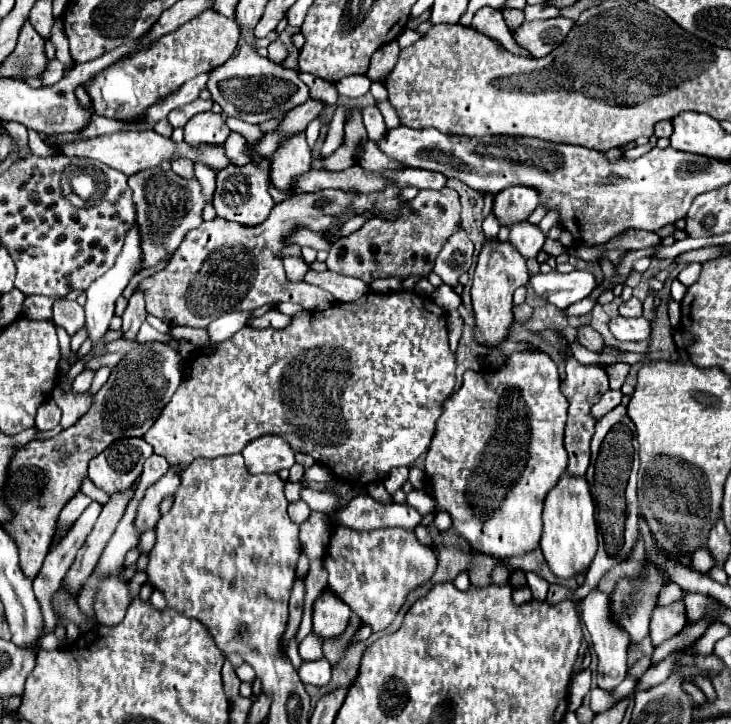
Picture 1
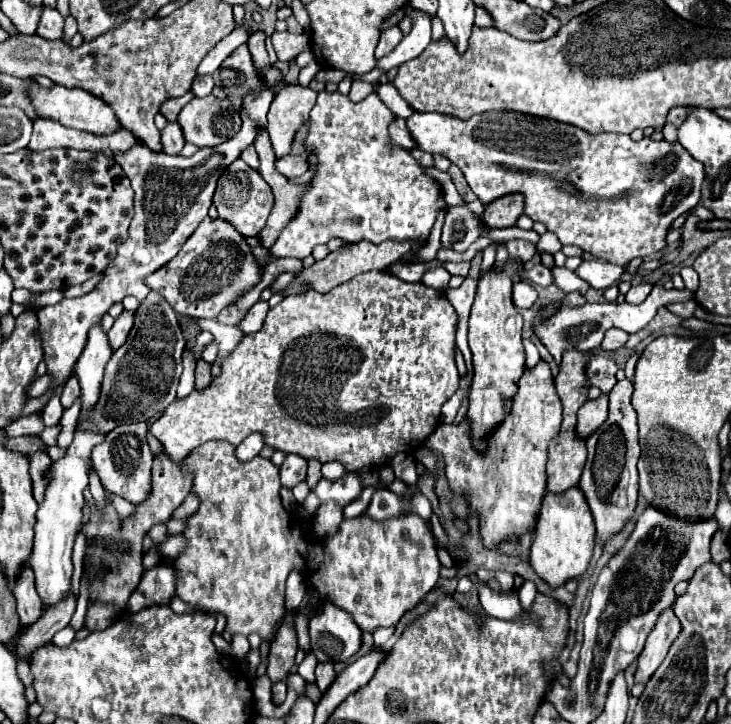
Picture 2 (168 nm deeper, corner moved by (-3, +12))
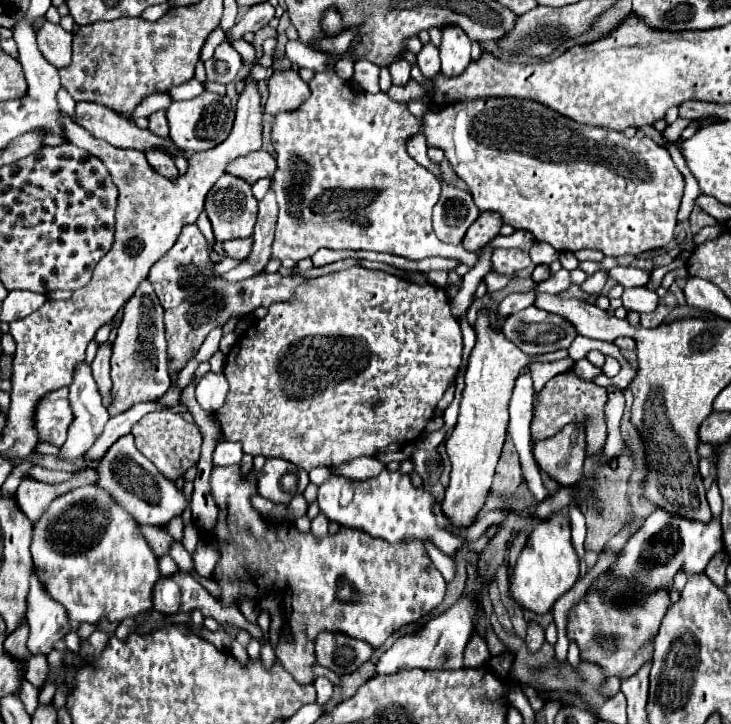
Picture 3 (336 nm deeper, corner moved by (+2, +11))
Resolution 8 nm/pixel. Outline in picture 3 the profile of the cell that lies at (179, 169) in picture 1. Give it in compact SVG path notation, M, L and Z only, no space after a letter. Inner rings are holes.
M161 109L159 113L153 113L149 117L149 129L159 135L159 137L169 137L169 125L167 125L167 119L165 119L165 111Z

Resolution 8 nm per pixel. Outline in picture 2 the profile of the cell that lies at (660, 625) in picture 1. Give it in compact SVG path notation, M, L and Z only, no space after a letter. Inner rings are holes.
M670 606L660 614L660 620L656 620L656 628L652 628L652 632L648 634L644 650L638 658L636 682L648 682L648 678L662 664L670 644L676 640L678 634L680 634L680 622L676 620L674 608Z

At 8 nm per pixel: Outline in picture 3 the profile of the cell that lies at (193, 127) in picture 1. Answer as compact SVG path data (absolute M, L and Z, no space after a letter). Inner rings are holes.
M203 91L199 97L191 101L177 101L167 107L167 121L169 121L169 137L177 147L181 147L187 153L207 151L215 145L223 143L233 127L233 107L229 103L229 97L221 97L211 91Z

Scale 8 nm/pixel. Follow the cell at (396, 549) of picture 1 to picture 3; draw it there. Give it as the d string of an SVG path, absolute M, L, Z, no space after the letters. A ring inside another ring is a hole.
M229 465L221 469L215 467L211 473L211 489L219 505L219 519L211 535L213 543L221 551L221 559L213 571L213 579L221 589L219 601L225 607L233 607L241 595L257 600L264 596L268 587L283 590L287 617L285 631L291 635L291 641L279 639L275 655L301 685L309 685L315 681L313 645L319 633L337 631L355 639L363 639L373 647L381 647L391 633L431 613L435 607L441 605L445 597L445 581L431 563L425 547L419 545L419 541L389 545L383 539L373 539L357 529L339 529L339 533L335 535L315 537L313 533L299 533L293 523L281 523L275 529L273 525L265 523L263 517L251 507L249 499L257 493L255 471L251 471L249 477L243 479L239 465Z

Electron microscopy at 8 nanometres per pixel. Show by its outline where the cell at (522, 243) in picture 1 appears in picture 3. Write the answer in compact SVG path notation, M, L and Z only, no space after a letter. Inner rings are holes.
M495 249L491 255L493 271L499 275L511 275L531 265L529 253L521 249Z

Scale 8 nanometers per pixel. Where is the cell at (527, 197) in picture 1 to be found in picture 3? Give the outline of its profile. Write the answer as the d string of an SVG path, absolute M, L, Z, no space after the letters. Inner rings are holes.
M481 213L479 219L471 225L471 229L463 237L463 249L471 253L479 253L495 235L499 235L503 221L495 213Z

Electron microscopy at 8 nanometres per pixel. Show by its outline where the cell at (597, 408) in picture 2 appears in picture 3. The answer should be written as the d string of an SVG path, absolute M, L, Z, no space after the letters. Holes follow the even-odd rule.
M567 425L557 435L537 441L533 447L537 467L555 477L561 487L577 485L583 477L585 461L585 427Z

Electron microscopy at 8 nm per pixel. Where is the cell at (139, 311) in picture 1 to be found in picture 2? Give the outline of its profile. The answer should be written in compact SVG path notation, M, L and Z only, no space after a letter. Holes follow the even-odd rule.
M124 310L124 312L116 318L112 330L108 332L108 340L110 340L110 346L112 346L114 350L120 348L120 346L124 344L124 340L128 338L128 332L132 330L132 316L134 316L134 312Z

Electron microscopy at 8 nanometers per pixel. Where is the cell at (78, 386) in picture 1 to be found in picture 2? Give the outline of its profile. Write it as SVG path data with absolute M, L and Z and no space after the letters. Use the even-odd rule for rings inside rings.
M72 376L72 378L66 382L64 392L62 392L62 396L60 396L62 406L64 406L64 408L70 408L72 402L74 402L78 396L80 396L80 382L76 380L76 376Z

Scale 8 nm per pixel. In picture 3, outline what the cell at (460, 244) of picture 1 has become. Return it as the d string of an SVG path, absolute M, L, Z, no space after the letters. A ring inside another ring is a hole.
M443 185L441 197L433 209L433 229L443 243L461 245L465 231L479 217L469 191Z

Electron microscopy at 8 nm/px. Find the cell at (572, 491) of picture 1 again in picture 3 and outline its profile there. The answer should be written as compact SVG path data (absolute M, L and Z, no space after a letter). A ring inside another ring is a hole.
M555 513L551 519L535 525L527 545L523 547L511 575L509 597L523 609L543 615L551 611L553 603L565 595L579 579L579 557L571 545L571 527L565 513Z

